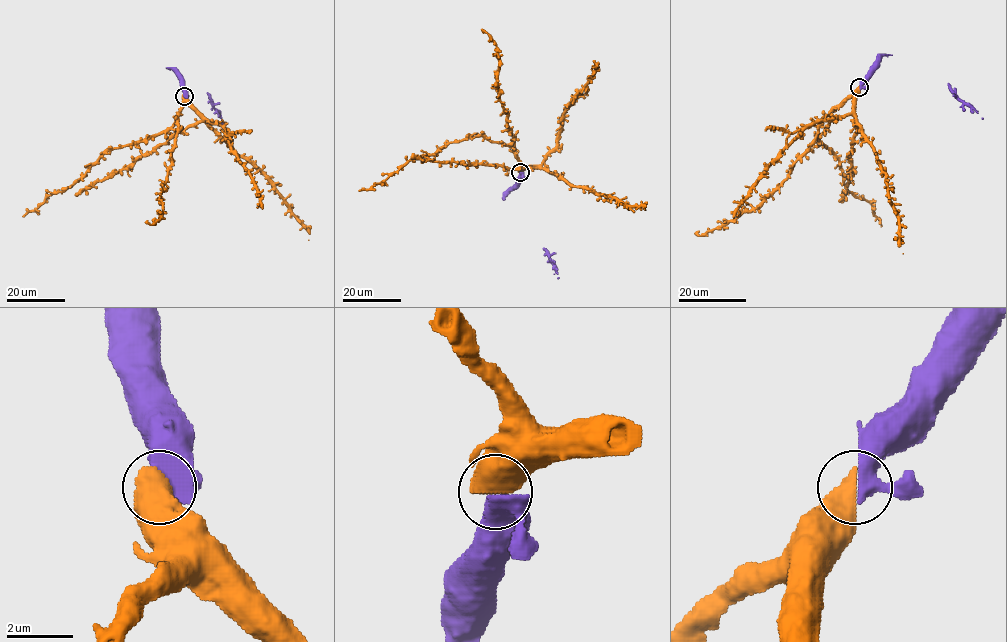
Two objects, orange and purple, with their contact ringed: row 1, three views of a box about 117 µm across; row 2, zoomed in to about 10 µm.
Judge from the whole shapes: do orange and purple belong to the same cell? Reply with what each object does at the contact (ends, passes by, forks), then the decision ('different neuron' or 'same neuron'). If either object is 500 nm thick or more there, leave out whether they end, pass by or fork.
same neuron

